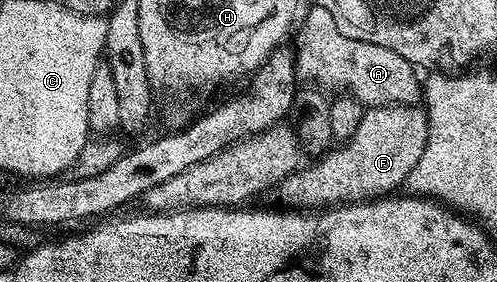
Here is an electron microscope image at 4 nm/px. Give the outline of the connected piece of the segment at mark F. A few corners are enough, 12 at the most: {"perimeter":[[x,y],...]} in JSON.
{"perimeter":[[420,105],[370,106],[353,137],[276,186],[285,208],[392,195],[427,148]]}

